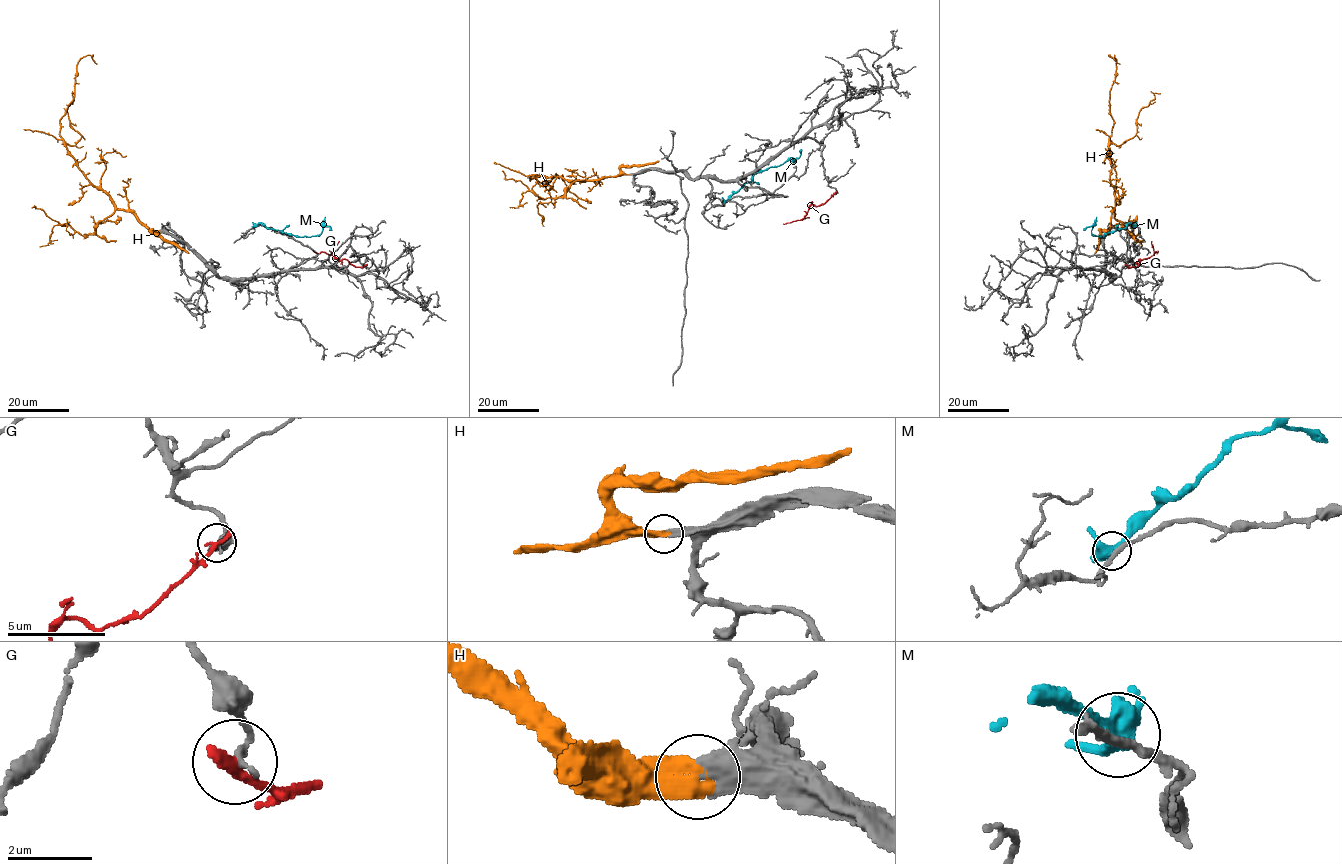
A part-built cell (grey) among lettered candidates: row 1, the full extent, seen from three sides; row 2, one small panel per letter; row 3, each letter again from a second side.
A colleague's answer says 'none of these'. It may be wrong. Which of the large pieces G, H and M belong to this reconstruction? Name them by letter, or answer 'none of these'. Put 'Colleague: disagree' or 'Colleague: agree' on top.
Colleague: disagree
H

